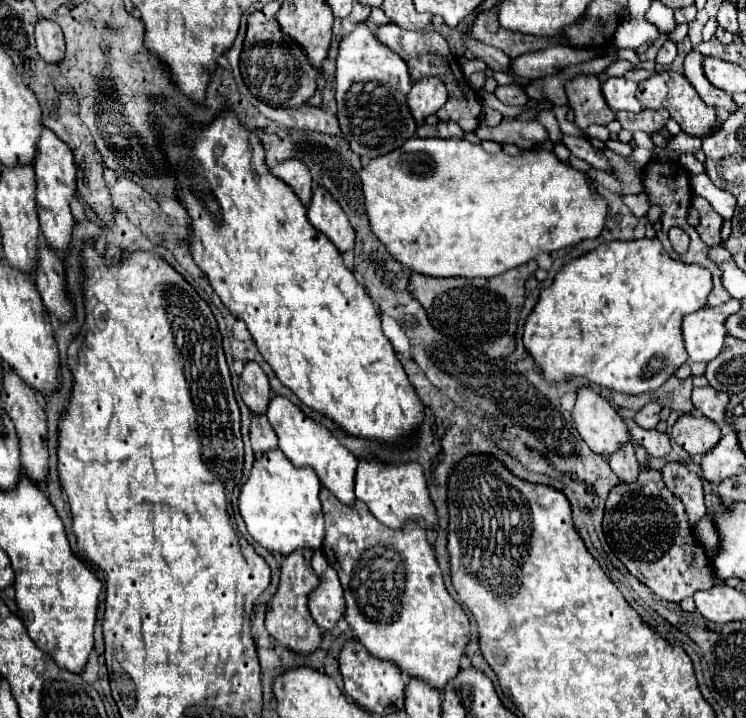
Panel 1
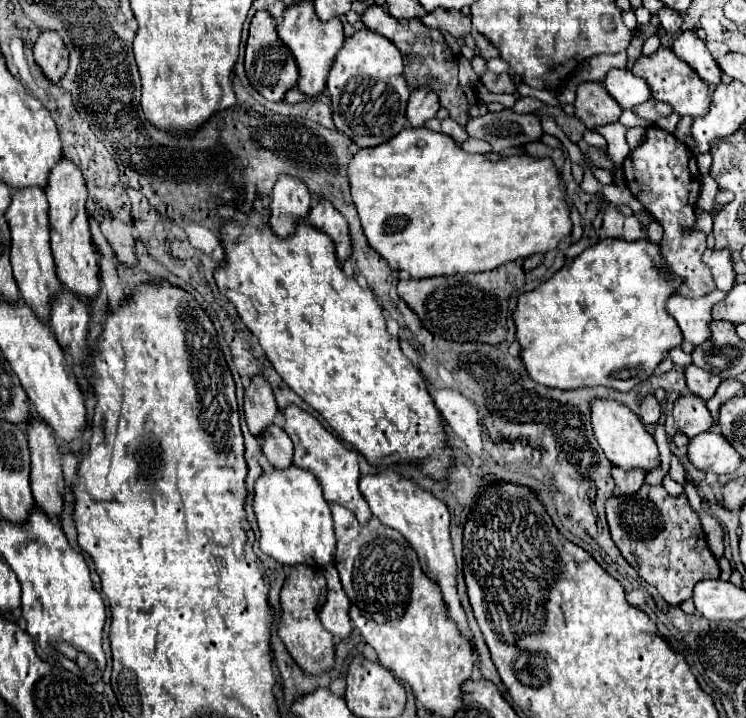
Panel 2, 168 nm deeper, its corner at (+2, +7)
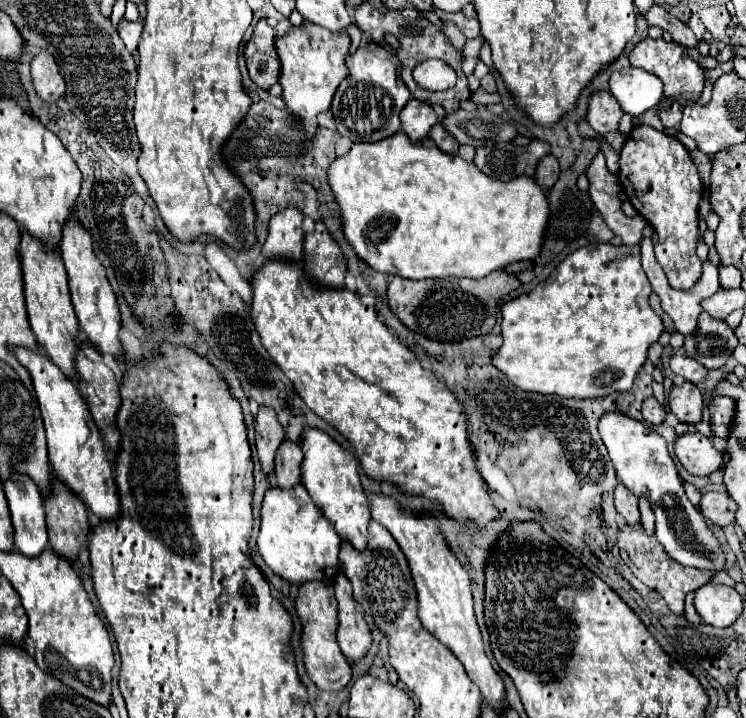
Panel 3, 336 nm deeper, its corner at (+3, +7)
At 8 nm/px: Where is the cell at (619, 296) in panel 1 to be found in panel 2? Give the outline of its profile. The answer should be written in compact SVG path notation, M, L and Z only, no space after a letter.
M608 238L586 248L536 290L518 296L514 312L516 338L522 346L522 362L526 364L528 374L538 384L550 388L572 390L584 386L608 386L628 392L632 380L650 378L664 356L672 348L682 346L682 332L676 320L666 312L668 298L674 296L682 284L684 280L668 270L660 246L646 238L636 242Z

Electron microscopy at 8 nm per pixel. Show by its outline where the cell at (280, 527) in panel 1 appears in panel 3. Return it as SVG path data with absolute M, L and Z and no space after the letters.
M269 488L261 508L261 532L257 550L265 564L283 580L303 584L311 580L331 582L339 572L341 540L317 510L305 488Z

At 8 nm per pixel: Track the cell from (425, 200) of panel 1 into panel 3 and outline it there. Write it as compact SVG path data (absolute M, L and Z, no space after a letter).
M397 132L395 136L389 136L387 140L379 140L379 142L353 144L347 154L339 156L329 166L327 182L331 186L331 192L335 196L339 212L341 212L343 236L351 244L351 248L355 250L357 258L361 262L365 262L367 266L371 266L373 270L377 270L377 272L389 272L389 274L395 274L395 276L401 276L401 278L409 278L409 280L447 278L447 276L483 278L489 272L505 268L511 262L531 260L531 258L535 258L539 254L539 244L543 242L543 228L547 228L547 198L545 198L543 190L533 182L533 178L519 176L519 180L511 180L507 184L503 184L499 180L491 180L489 176L483 176L483 172L479 172L473 166L473 162L465 162L459 154L439 152L439 148L435 148L435 144L431 144L429 138L421 140L419 144L411 144L411 140L407 140L407 136L403 136L403 132Z

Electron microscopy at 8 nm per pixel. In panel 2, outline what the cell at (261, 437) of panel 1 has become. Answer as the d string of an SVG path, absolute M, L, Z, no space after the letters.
M270 424L262 436L262 454L276 468L286 468L292 464L292 440L282 428Z

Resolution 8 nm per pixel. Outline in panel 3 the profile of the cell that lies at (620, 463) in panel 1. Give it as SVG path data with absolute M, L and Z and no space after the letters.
M621 482L615 488L615 508L627 524L633 524L633 526L641 524L641 514L639 514L639 508L637 508L637 500L635 500L635 496L631 496L631 492L627 492L627 488L623 488Z

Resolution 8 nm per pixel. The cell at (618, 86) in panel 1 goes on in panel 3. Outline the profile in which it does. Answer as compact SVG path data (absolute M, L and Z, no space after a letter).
M623 68L611 74L609 90L621 104L623 112L639 116L641 112L653 108L663 96L663 82L643 70Z

